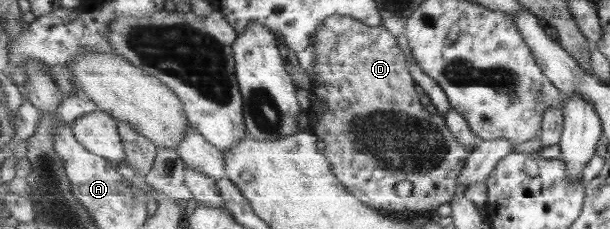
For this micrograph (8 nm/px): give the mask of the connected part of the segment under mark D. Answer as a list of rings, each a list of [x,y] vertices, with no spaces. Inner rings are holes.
[[[332,16],[328,18],[318,28],[315,39],[315,46],[317,49],[318,59],[316,60],[315,72],[316,78],[310,77],[313,84],[311,92],[311,106],[308,109],[309,127],[320,140],[325,144],[324,152],[327,160],[331,162],[332,169],[338,180],[346,186],[349,193],[357,196],[365,205],[370,208],[377,209],[379,212],[390,211],[430,211],[439,208],[442,204],[451,203],[454,200],[457,186],[459,186],[459,176],[462,175],[463,168],[466,167],[467,160],[471,156],[470,148],[465,148],[457,139],[457,137],[450,131],[445,117],[439,115],[437,112],[427,111],[427,106],[421,104],[419,94],[415,91],[414,76],[408,68],[407,58],[401,50],[401,46],[397,44],[397,36],[394,32],[389,32],[388,28],[378,26],[377,28],[367,26],[360,20],[355,20],[352,16]],[[408,180],[412,184],[413,189],[411,194],[405,198],[401,198],[395,190],[397,182]]]

